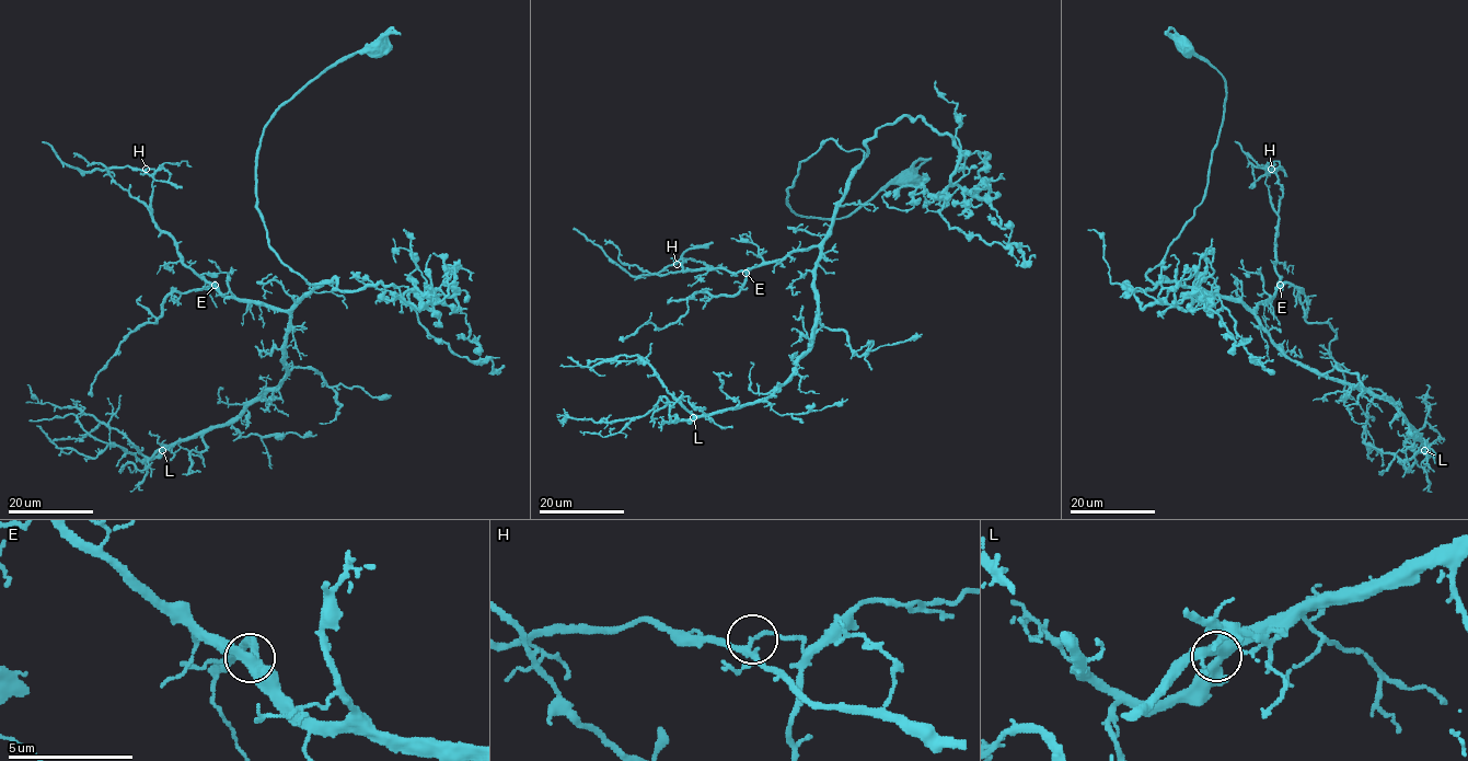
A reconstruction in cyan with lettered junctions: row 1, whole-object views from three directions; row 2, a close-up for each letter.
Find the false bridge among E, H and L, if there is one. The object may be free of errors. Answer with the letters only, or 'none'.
H

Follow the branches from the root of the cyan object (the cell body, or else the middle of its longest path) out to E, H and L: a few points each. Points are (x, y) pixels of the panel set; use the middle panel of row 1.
E: (909, 177), (892, 179), (842, 218), (800, 216), (787, 189), (828, 139), (864, 153), (831, 232), (746, 273)
H: (909, 177), (842, 218), (800, 216), (787, 189), (828, 139), (864, 160), (819, 244), (737, 273), (675, 264)
L: (909, 177), (804, 217), (799, 163), (828, 139), (864, 153), (810, 346), (766, 398), (693, 417)

